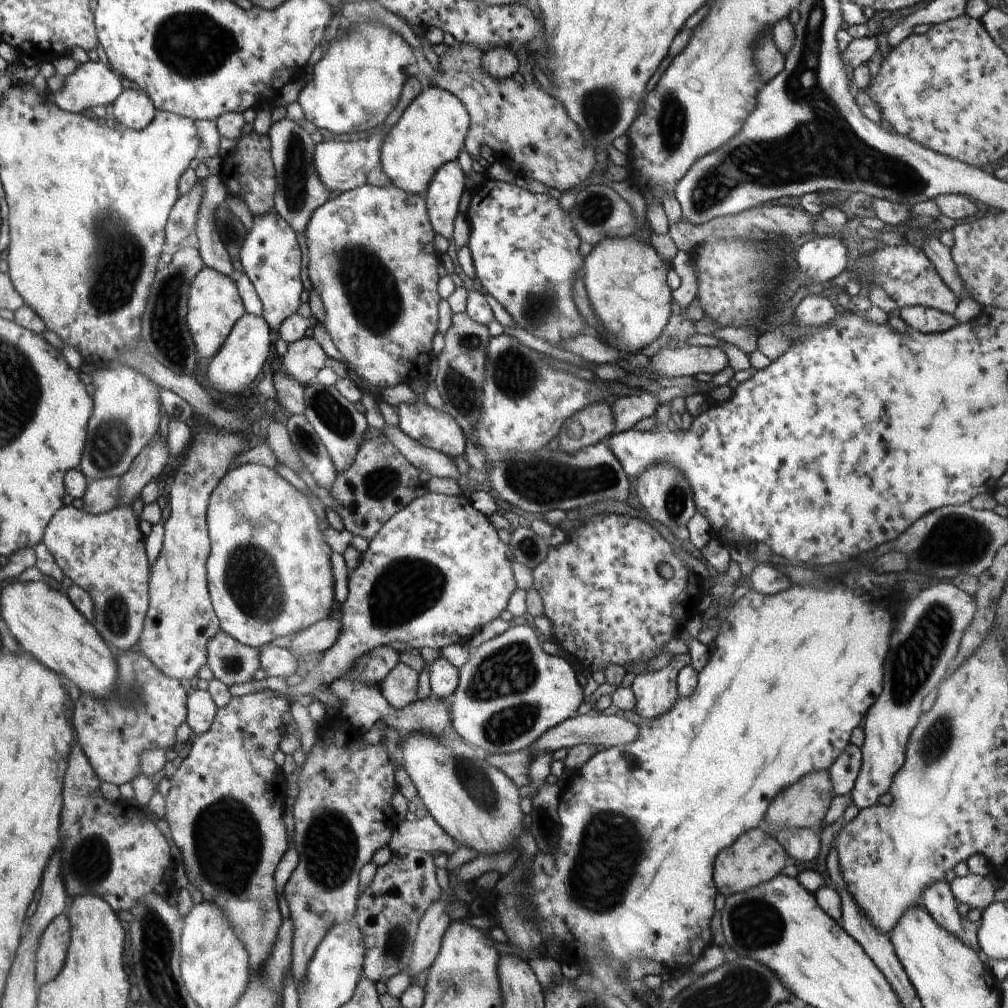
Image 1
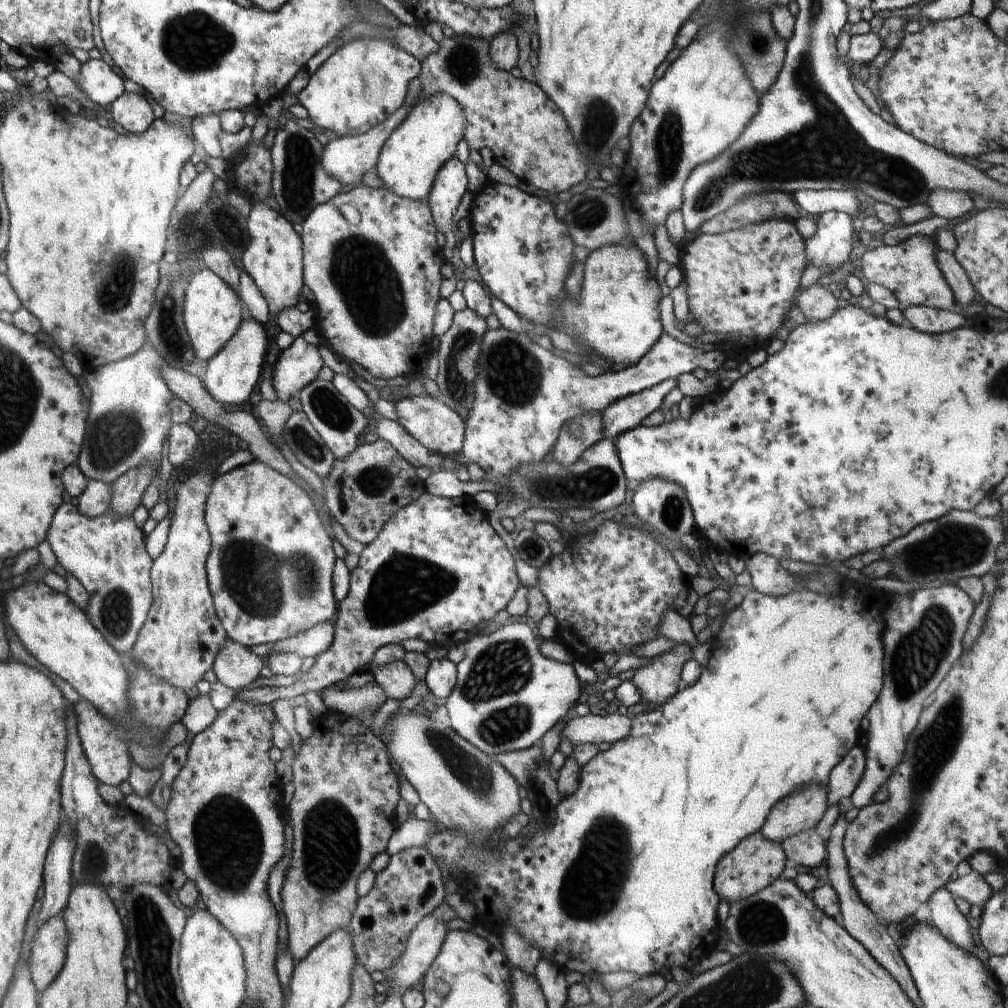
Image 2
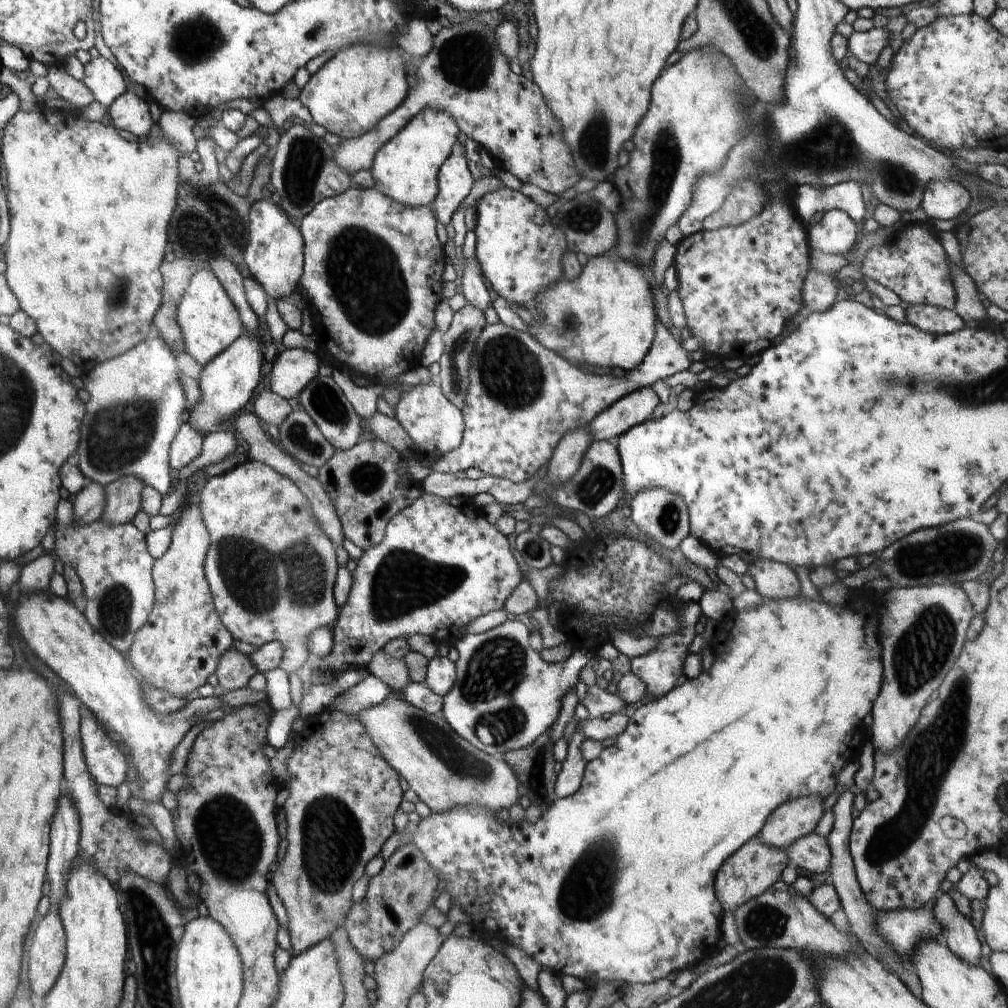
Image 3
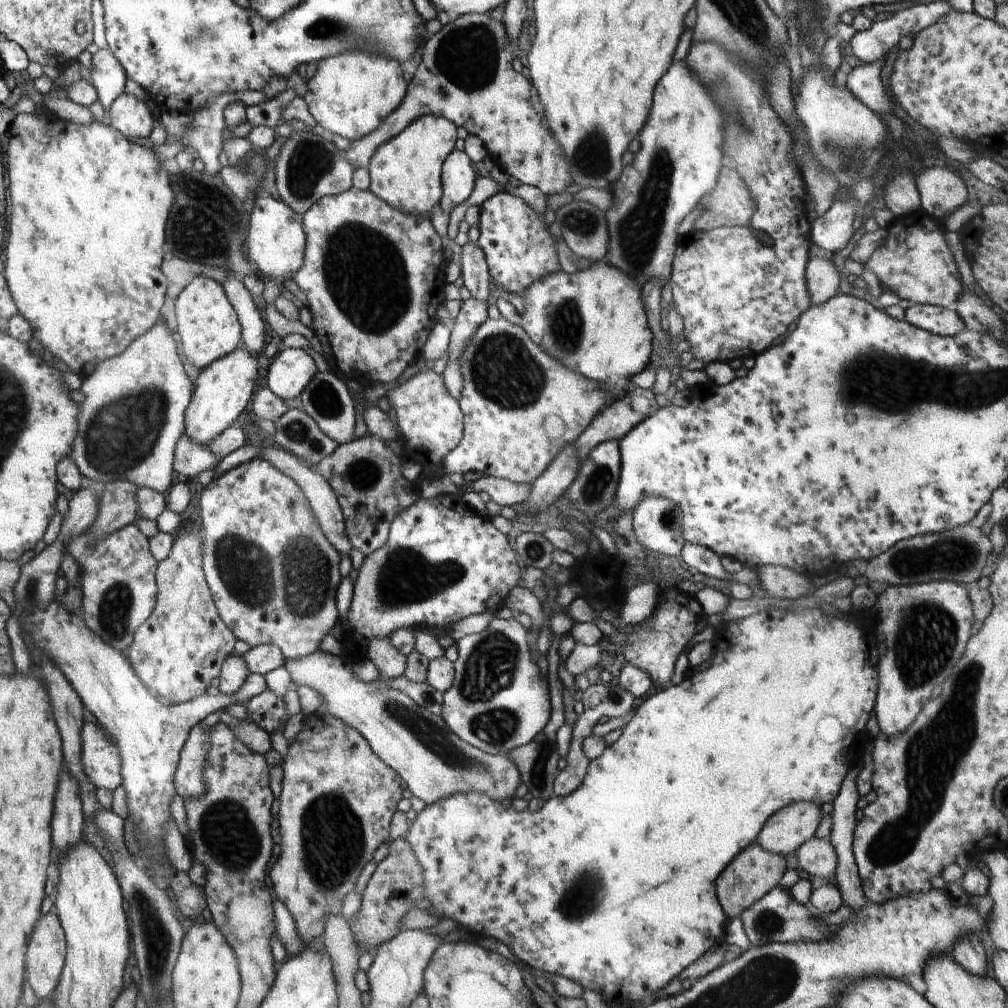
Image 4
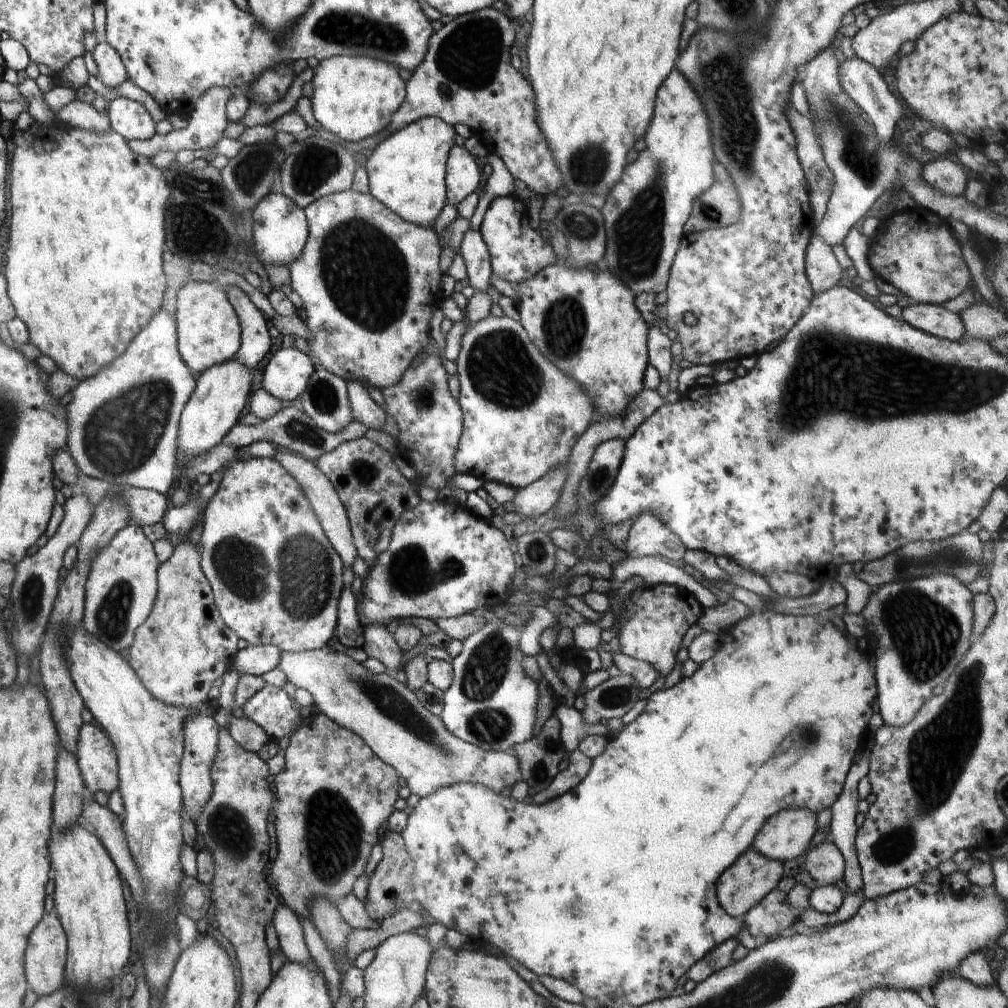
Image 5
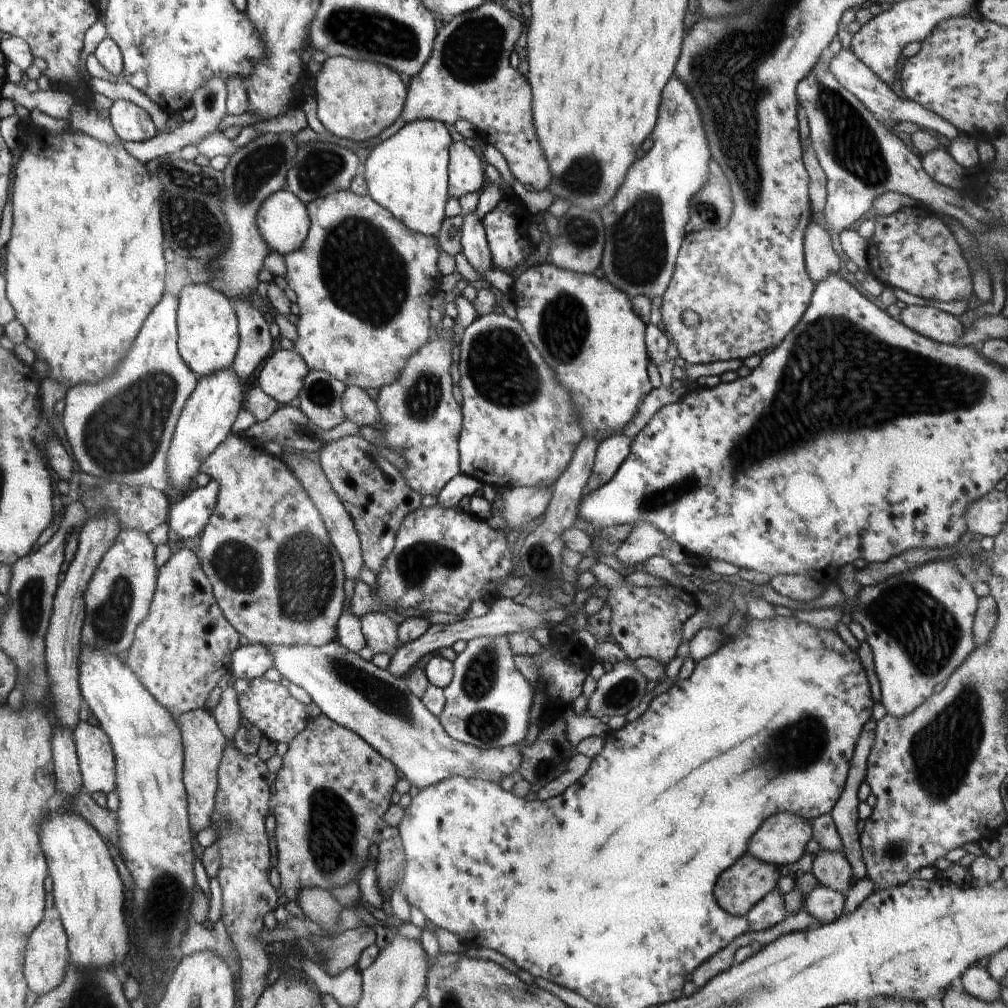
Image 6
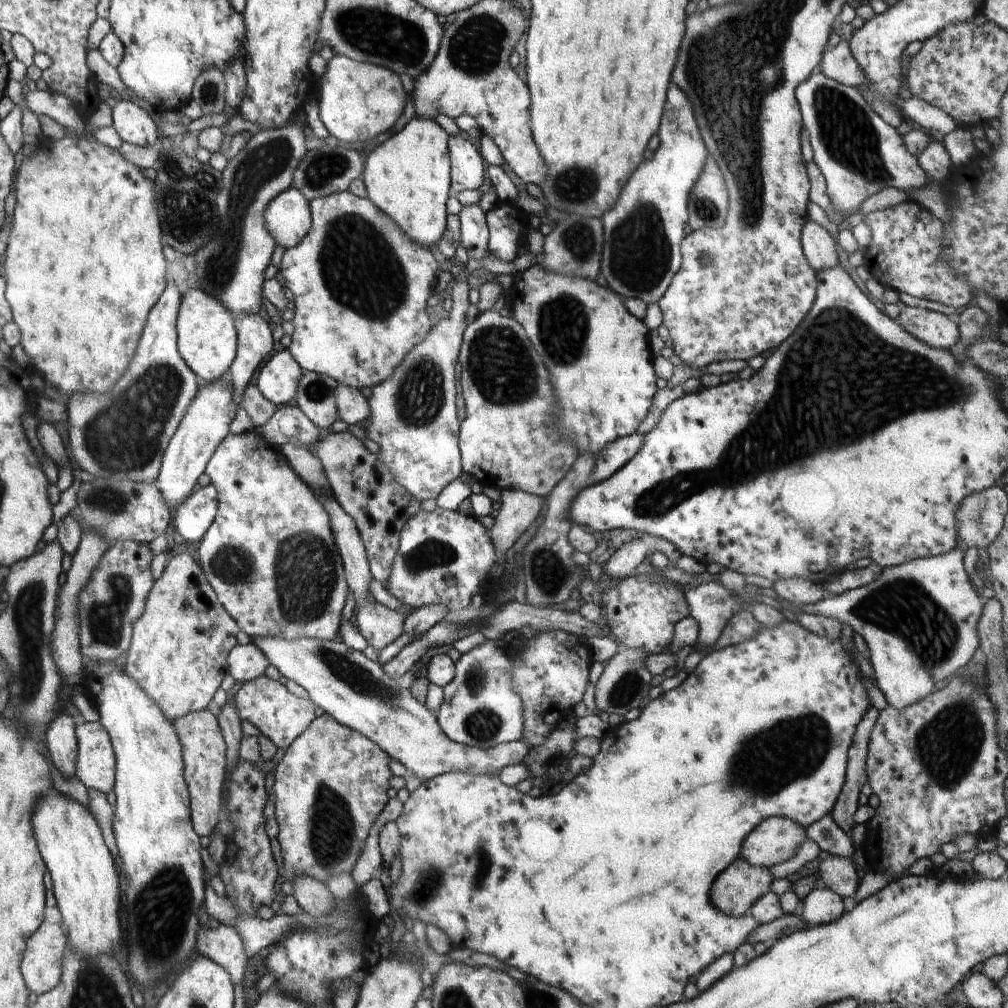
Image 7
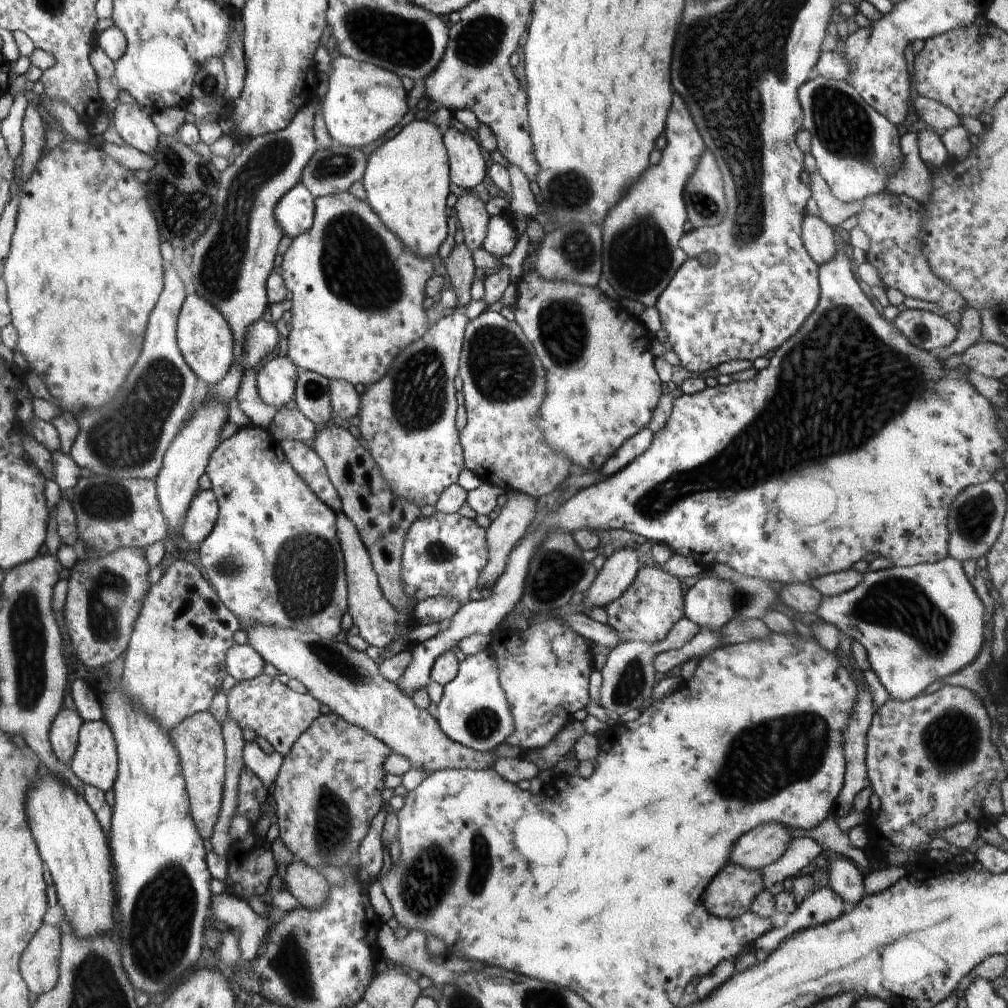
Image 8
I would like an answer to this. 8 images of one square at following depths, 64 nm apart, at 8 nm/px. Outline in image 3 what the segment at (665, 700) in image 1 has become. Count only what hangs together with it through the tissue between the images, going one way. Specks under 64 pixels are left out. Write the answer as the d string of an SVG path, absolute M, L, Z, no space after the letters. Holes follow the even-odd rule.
M700 602L688 604L684 607L673 607L674 614L678 617L682 630L673 636L658 638L660 644L653 652L645 656L630 658L631 671L645 684L645 689L652 696L664 697L672 689L678 686L679 681L684 677L683 664L689 655L688 648L696 636L696 622L703 615Z

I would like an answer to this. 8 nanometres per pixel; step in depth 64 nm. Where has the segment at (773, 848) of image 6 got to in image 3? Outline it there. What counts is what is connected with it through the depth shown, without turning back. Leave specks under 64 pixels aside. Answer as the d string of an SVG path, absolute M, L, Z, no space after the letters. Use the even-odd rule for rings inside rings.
M799 796L777 806L764 823L758 838L768 846L786 850L797 838L813 833L822 815L824 799Z

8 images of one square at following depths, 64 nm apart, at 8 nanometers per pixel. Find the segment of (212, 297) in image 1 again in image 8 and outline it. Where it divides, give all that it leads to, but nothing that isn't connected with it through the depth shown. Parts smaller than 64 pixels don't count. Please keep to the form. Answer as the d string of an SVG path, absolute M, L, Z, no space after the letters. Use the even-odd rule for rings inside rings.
M196 293L188 295L181 306L177 320L177 345L190 370L210 385L220 382L235 361L235 338L231 326L212 303Z

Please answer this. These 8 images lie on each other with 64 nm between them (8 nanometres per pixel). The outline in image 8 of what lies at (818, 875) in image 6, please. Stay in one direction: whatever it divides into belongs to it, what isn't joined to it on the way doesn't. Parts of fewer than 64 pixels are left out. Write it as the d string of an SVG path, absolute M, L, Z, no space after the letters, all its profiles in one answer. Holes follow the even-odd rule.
M838 857L825 868L828 871L829 887L843 898L847 907L855 906L865 895L864 876L859 866L847 858Z

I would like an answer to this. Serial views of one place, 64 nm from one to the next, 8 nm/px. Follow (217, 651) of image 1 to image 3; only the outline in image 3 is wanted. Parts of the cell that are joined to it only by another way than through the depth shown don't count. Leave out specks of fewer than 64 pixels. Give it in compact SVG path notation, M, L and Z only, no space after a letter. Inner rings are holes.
M232 646L220 657L214 673L225 691L235 691L248 685L250 678L257 673L257 668L249 655Z

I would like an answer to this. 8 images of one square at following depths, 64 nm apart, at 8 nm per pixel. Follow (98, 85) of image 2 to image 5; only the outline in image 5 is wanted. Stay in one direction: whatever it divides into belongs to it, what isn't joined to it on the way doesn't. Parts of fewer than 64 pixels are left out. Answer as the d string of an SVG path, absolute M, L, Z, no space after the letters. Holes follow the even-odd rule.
M108 41L97 44L91 55L98 68L95 76L102 84L106 84L108 88L118 88L120 84L128 83L129 76L123 59Z

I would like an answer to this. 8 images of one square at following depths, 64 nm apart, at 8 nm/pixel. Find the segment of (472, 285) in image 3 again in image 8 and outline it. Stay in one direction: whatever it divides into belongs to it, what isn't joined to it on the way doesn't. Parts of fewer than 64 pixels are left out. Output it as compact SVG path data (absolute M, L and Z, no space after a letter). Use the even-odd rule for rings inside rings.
M475 194L458 198L454 209L458 227L462 228L465 245L474 251L483 245L488 232L489 214Z

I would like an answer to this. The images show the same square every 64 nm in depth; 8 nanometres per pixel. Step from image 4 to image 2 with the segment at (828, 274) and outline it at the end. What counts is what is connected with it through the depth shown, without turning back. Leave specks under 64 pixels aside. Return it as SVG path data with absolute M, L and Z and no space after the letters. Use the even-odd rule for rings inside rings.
M814 284L802 294L797 294L796 303L800 307L803 321L828 320L838 309L838 301L825 289L826 286Z

